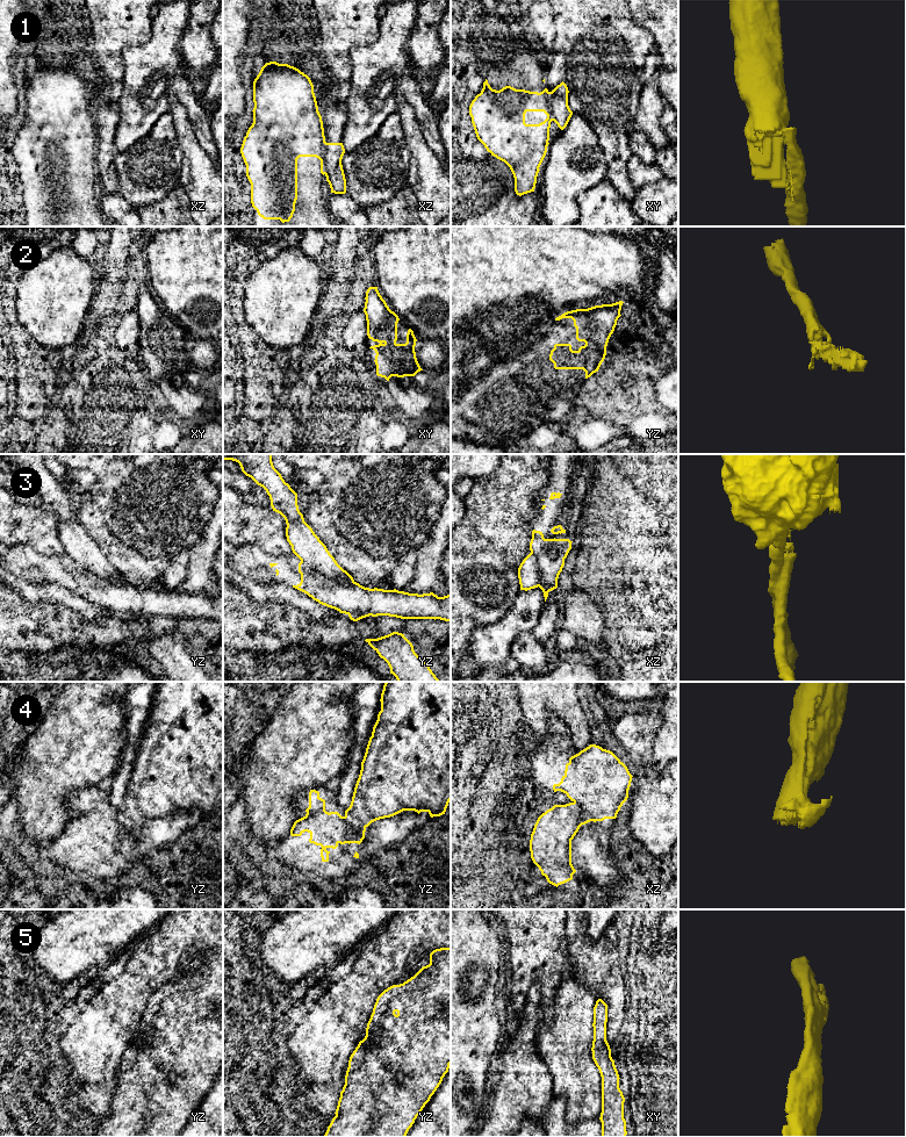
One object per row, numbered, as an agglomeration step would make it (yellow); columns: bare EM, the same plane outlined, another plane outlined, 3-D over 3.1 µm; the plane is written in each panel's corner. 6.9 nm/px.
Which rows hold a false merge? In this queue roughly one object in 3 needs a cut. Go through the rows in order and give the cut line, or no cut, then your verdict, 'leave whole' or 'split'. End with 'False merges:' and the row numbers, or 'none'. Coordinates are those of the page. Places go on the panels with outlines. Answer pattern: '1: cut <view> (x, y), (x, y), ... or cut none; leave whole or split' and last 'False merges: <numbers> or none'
1: cut xz (325, 142), (323, 151), (324, 173); split
2: cut none; leave whole
3: cut yz (301, 561), (307, 567), (329, 578), (353, 582); split
4: cut yz (344, 817), (351, 826), (365, 827); split
5: cut none; leave whole
False merges: 1, 3, 4

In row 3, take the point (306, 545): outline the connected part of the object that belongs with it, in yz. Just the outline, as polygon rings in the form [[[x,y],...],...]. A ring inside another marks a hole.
[[[223,454],[223,460],[238,462],[242,472],[266,490],[273,511],[286,520],[286,537],[293,553],[307,568],[329,580],[341,583],[354,582],[304,521],[299,510],[297,494],[274,468],[272,454]]]

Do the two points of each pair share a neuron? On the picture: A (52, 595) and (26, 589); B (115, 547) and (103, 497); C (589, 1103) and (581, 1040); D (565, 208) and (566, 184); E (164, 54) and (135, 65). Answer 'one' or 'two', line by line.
A: one
B: two
C: one
D: one
E: one

